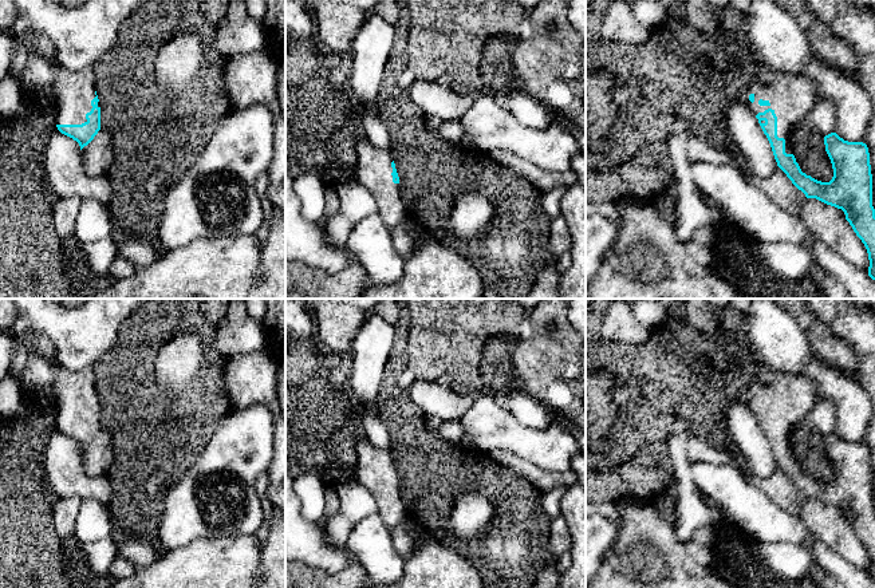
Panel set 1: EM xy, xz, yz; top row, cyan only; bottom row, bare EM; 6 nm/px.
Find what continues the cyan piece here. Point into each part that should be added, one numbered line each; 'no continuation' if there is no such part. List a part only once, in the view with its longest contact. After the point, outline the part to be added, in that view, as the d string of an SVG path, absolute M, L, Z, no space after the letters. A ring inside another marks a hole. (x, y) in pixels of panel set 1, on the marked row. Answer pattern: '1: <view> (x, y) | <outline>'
1: yz (791, 97) | M753 66L750 83L746 88L746 106L753 115L772 108L777 117L777 137L785 139L785 153L793 154L791 147L792 129L805 119L816 99L812 83L800 75L784 74L769 67Z

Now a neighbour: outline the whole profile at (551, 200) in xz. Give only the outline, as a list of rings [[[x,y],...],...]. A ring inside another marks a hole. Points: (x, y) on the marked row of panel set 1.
[[[556,186],[543,192],[541,206],[551,220],[561,214],[561,198],[565,190],[565,186]]]

